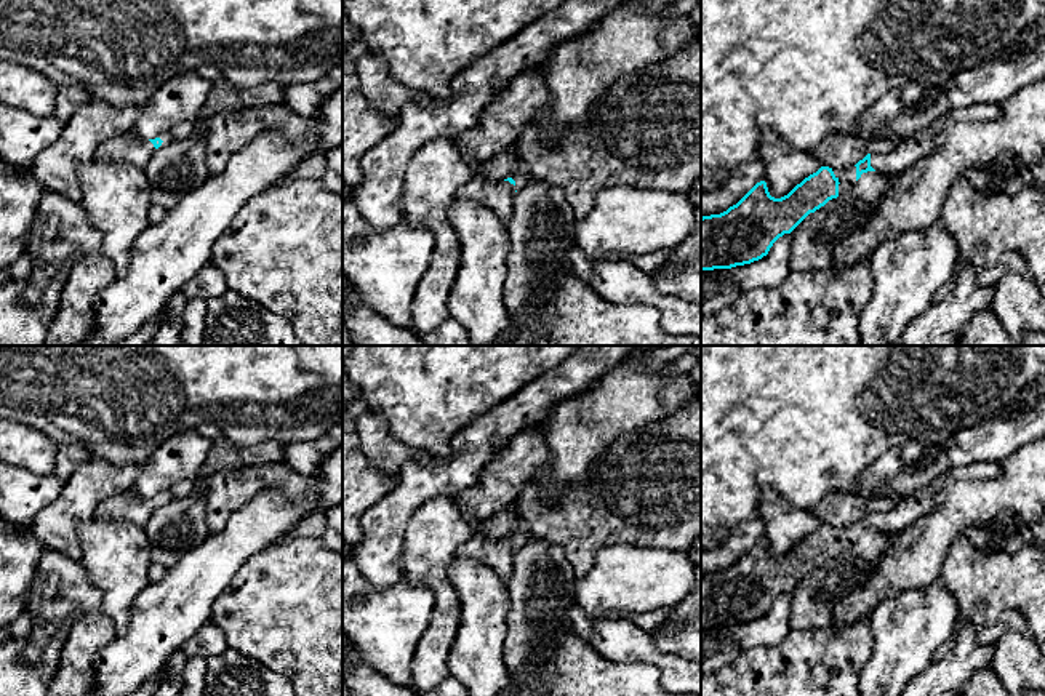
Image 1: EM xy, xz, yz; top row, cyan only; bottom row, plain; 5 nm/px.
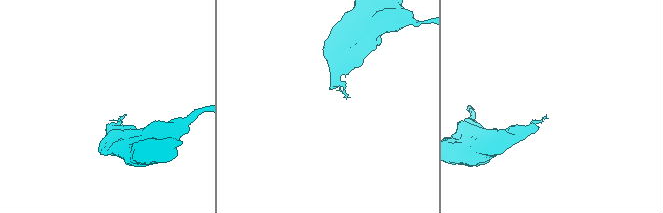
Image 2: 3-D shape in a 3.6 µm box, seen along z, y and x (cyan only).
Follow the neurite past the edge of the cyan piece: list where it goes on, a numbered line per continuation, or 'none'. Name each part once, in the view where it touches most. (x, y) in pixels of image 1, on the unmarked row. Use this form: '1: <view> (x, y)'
1: yz (847, 535)

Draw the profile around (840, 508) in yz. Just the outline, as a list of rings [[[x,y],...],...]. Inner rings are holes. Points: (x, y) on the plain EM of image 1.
[[[855,485],[843,488],[832,486],[827,494],[808,510],[813,512],[823,525],[843,528],[856,523],[867,514],[866,501],[867,496]]]

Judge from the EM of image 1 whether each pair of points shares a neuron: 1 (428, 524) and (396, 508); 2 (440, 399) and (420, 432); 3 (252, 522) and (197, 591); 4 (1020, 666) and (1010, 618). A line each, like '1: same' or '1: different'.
1: different
2: same
3: same
4: same

